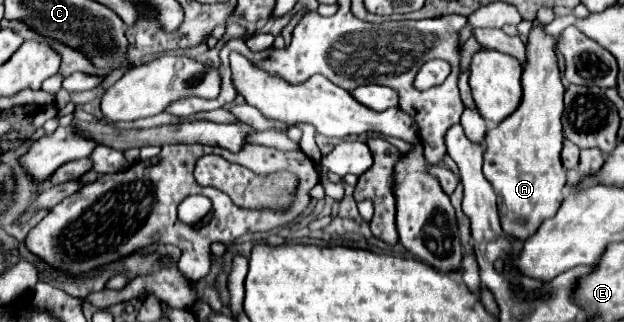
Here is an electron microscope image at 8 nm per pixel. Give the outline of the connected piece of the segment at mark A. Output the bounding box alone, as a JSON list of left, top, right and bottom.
[484,26,566,240]

